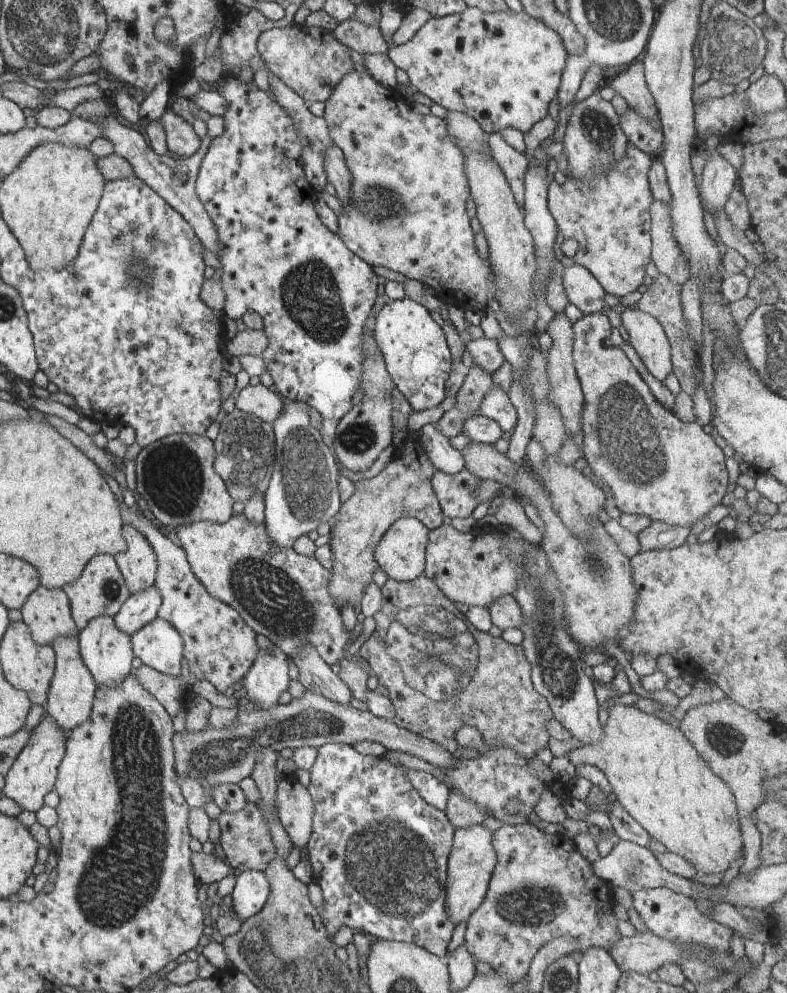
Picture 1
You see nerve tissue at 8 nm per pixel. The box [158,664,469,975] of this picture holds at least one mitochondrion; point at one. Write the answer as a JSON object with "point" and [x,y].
{"point":[393,868]}

